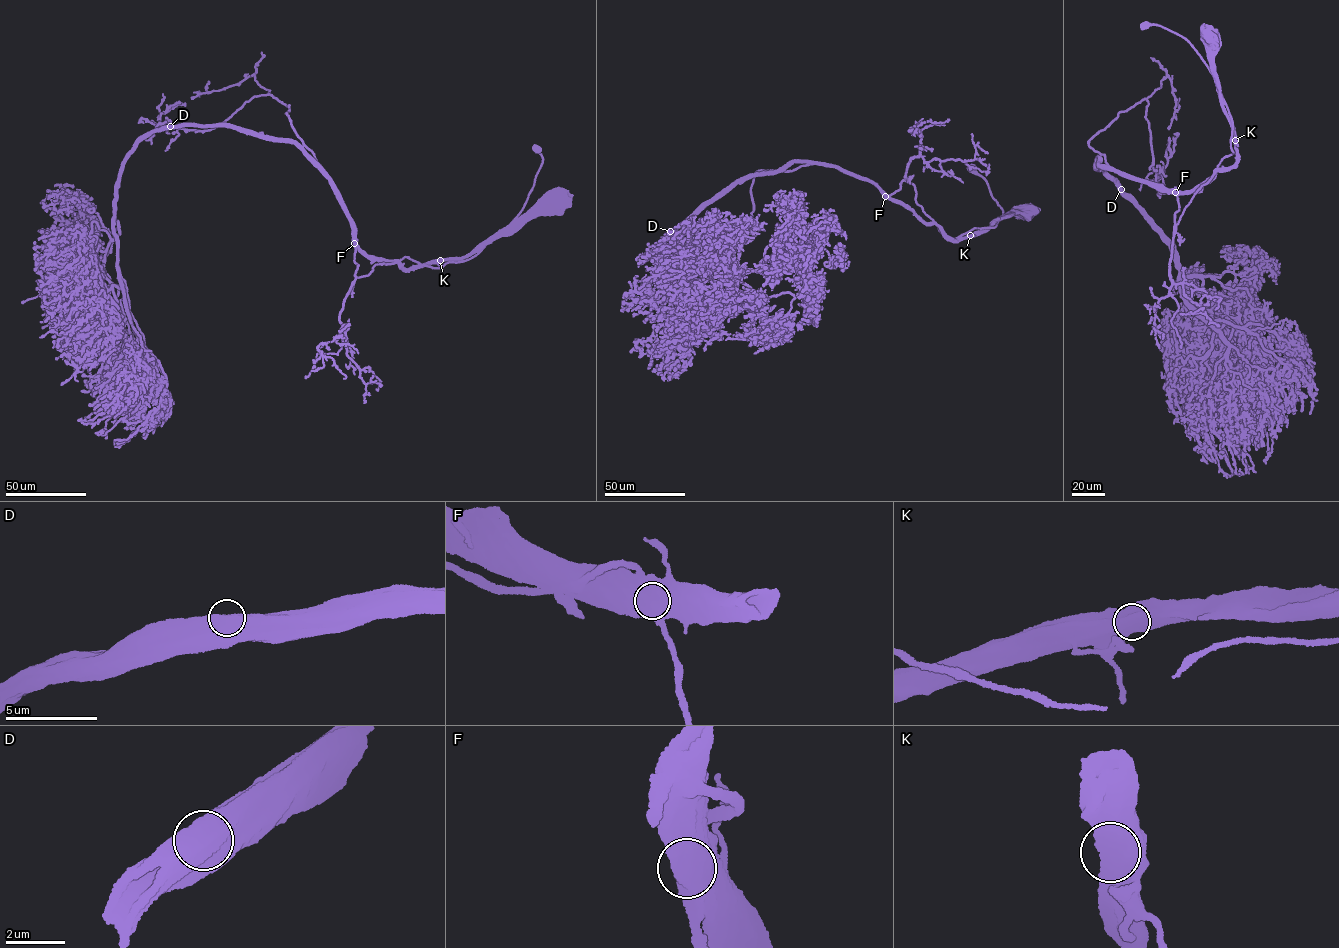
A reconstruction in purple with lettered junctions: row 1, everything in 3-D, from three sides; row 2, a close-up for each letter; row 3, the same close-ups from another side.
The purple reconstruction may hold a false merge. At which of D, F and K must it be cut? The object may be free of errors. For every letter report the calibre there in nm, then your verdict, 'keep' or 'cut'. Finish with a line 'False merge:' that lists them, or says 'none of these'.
D: calibre 850 nm; keep
F: calibre 900 nm; cut
K: calibre 900 nm; keep
False merge: F

